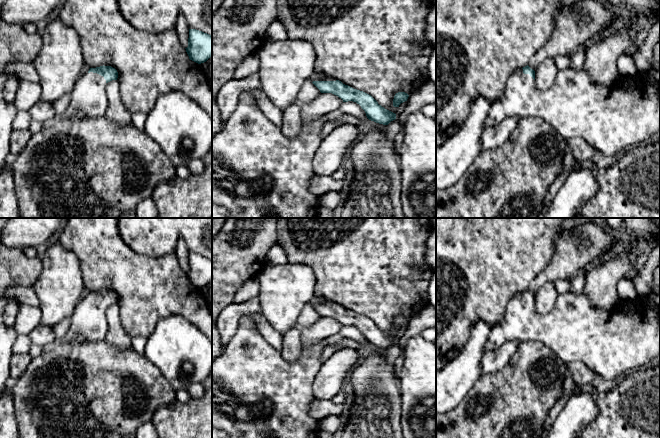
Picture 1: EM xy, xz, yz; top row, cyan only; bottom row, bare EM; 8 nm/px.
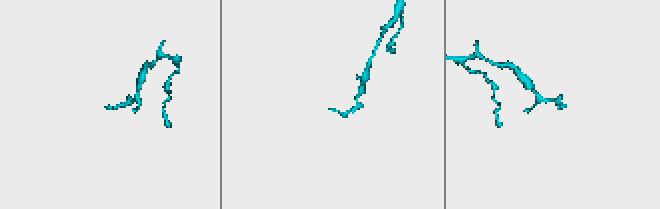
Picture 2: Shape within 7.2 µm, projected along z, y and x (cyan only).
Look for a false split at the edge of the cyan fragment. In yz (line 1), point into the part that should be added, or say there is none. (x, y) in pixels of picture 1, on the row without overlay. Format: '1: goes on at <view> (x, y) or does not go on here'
1: goes on at yz (612, 344)

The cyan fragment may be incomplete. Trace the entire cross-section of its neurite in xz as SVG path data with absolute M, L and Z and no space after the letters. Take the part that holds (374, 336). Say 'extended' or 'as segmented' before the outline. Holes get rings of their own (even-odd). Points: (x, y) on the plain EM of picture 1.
extended | M313 298L309 303L321 317L332 317L343 324L353 325L361 330L369 344L388 349L396 343L396 338L385 333L369 318L354 313L341 305L324 298Z

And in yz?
extended | M528 289L517 293L508 302L502 322L491 329L485 344L485 353L499 348L510 340L539 341L566 364L582 362L599 377L616 383L653 364L654 359L660 355L660 307L649 307L645 298L637 297L631 314L624 313L625 302L622 301L612 309L596 309L584 292L579 295L570 292L559 294L554 307L545 314L539 314L534 304L535 295Z

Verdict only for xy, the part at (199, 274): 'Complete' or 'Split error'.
Complete

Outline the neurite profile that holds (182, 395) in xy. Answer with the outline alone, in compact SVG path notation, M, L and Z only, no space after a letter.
M187 389L175 390L175 397L176 400L181 403L188 402L190 399L192 399Z

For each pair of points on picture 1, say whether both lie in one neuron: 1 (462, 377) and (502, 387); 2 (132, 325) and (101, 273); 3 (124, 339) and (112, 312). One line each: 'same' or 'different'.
1: different
2: same
3: same

